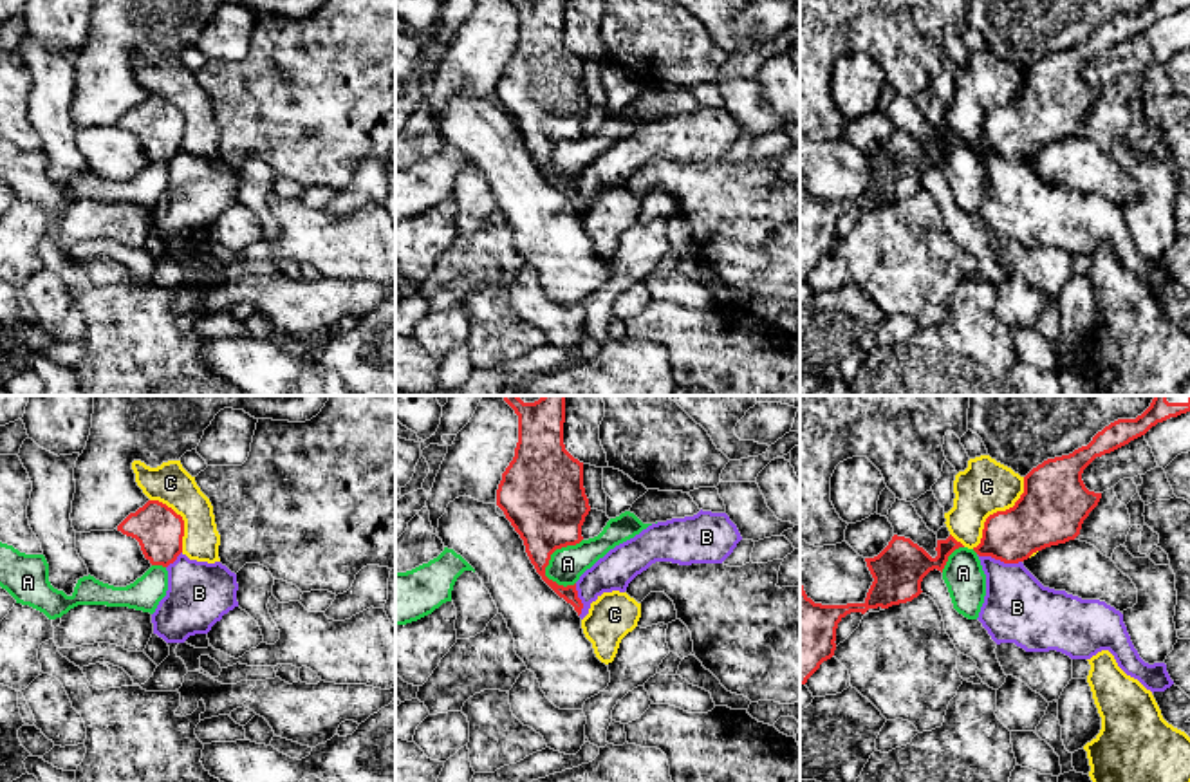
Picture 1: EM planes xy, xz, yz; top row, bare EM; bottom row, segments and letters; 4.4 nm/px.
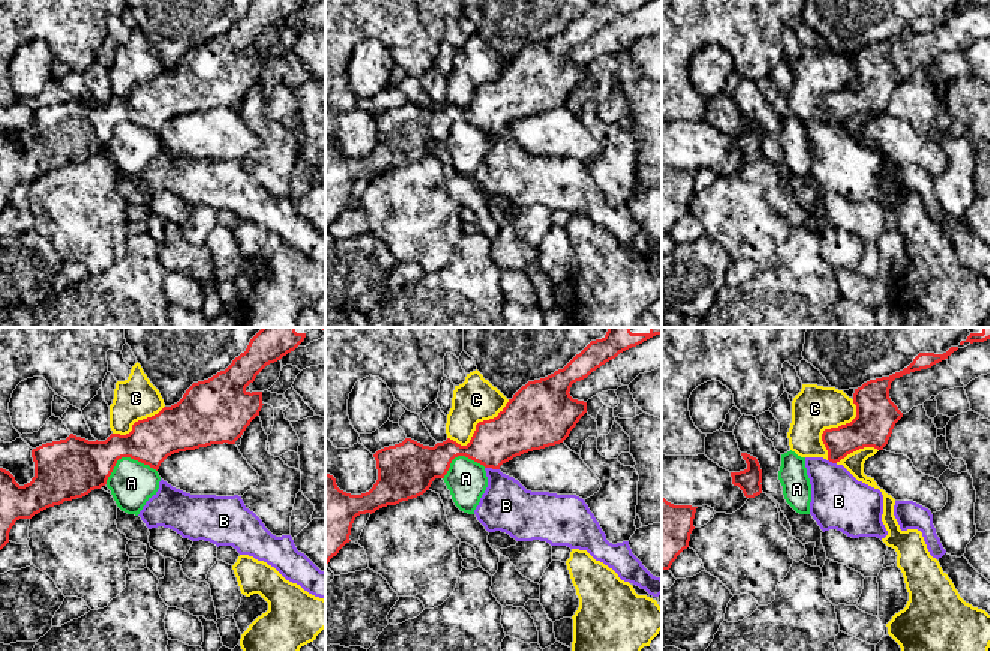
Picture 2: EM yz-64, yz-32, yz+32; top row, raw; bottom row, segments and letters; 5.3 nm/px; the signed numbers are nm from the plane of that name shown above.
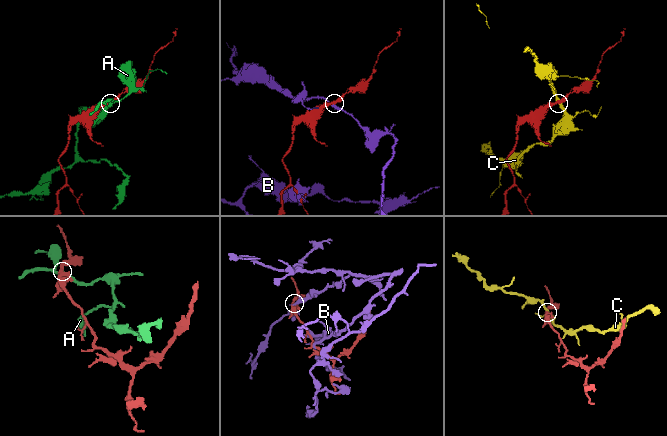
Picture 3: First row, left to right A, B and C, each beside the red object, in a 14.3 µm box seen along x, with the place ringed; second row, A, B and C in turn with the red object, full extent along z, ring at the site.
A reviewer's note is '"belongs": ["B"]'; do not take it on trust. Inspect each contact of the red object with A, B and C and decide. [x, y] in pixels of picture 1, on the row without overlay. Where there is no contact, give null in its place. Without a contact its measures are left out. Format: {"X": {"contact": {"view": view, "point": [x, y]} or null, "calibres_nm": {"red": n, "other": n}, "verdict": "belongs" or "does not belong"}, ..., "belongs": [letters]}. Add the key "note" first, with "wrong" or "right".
{"note": "wrong", "A": {"contact": {"view": "xz", "point": [553, 147]}, "calibres_nm": {"red": 360, "other": 160}, "verdict": "does not belong"}, "B": {"contact": {"view": "yz", "point": [999, 154]}, "calibres_nm": {"red": 260, "other": 300}, "verdict": "does not belong"}, "C": {"contact": {"view": "yz", "point": [997, 107]}, "calibres_nm": {"red": 300, "other": 240}, "verdict": "does not belong"}, "belongs": []}

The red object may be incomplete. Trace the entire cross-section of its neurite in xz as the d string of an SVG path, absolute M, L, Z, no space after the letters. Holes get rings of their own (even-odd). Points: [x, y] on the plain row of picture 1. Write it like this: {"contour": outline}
{"contour": "M509 0L518 11L518 38L515 52L502 69L497 85L497 101L504 107L525 141L525 148L542 175L567 199L578 211L583 199L574 181L558 181L545 172L551 150L556 144L576 141L583 135L581 121L590 107L583 83L583 58L574 54L563 40L565 0Z"}

